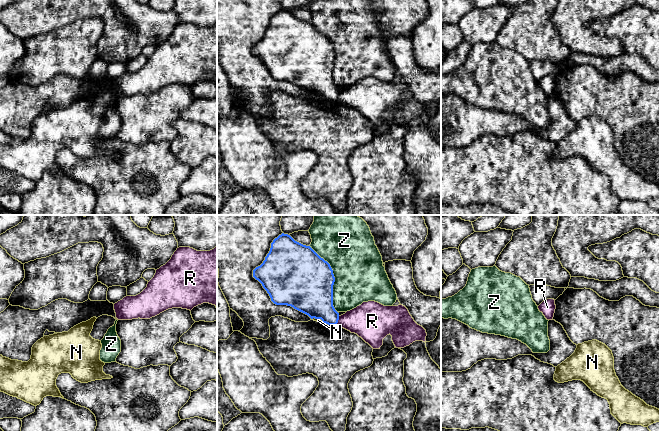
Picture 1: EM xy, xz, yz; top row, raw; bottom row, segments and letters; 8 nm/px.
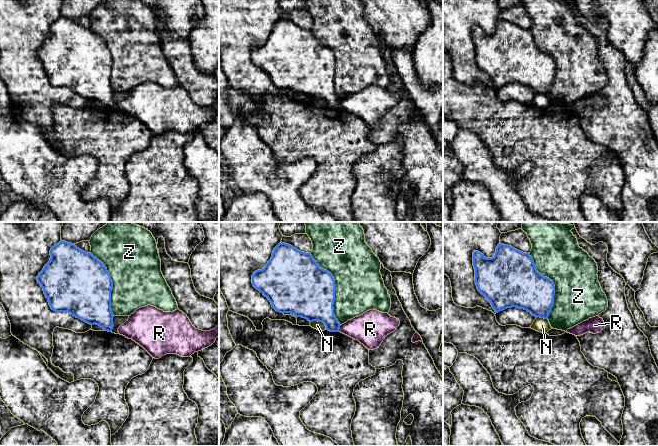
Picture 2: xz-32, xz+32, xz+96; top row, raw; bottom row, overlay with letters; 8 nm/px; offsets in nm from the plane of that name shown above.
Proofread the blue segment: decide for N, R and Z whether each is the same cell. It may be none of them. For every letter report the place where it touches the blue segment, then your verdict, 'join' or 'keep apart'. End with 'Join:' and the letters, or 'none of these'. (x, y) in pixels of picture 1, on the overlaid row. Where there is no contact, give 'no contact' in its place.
N: meets blue in xz at (317, 318); keep apart
R: meets blue in xz at (338, 319); keep apart
Z: meets blue in xz at (334, 278); keep apart
Join: none of these

